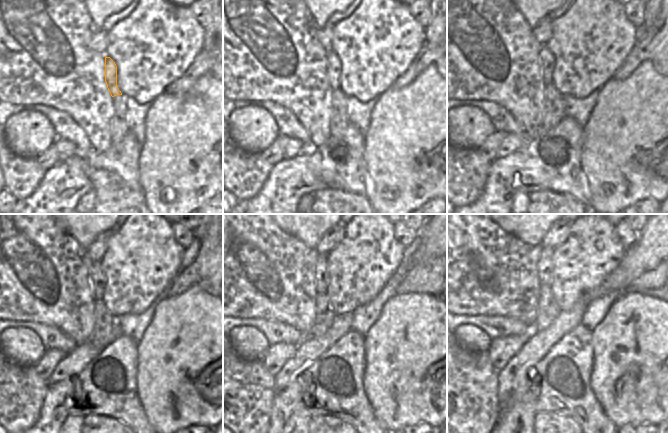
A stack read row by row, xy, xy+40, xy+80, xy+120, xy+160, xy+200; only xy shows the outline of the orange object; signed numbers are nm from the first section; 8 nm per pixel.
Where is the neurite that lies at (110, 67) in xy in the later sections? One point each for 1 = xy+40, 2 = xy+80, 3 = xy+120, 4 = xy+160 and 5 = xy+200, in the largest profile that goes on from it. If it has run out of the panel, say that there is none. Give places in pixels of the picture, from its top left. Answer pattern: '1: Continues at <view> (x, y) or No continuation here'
1: Continues at xy+40 (333, 63)
2: Continues at xy+80 (546, 57)
3: Continues at xy+120 (98, 280)
4: Continues at xy+160 (321, 273)
5: Continues at xy+200 (545, 263)

